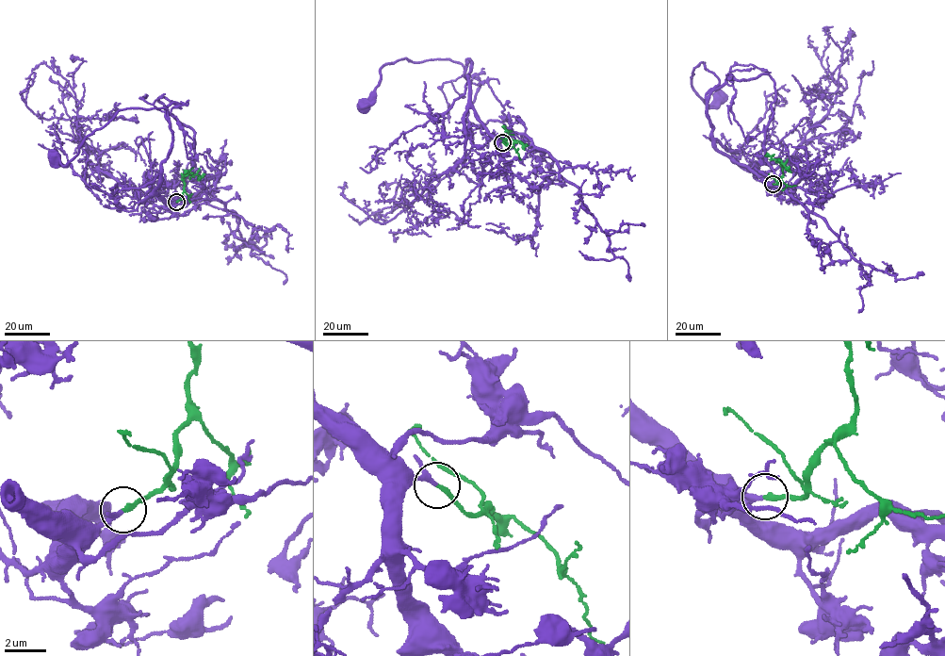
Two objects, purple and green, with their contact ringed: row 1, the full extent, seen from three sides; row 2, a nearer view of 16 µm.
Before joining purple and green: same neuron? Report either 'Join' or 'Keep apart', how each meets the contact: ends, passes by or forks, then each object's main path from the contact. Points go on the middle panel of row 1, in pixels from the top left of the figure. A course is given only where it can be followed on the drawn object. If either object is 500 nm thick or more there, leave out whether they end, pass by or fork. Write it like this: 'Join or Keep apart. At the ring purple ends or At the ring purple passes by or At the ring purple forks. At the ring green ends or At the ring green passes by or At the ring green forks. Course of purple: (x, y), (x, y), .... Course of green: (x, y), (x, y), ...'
Join. At the ring purple passes by. At the ring green ends. Course of purple: (502, 142), (471, 103), (470, 60), (465, 69), (448, 59), (383, 64), (364, 106). Course of green: (502, 142), (509, 147), (506, 141), (508, 137), (521, 141), (524, 149)

